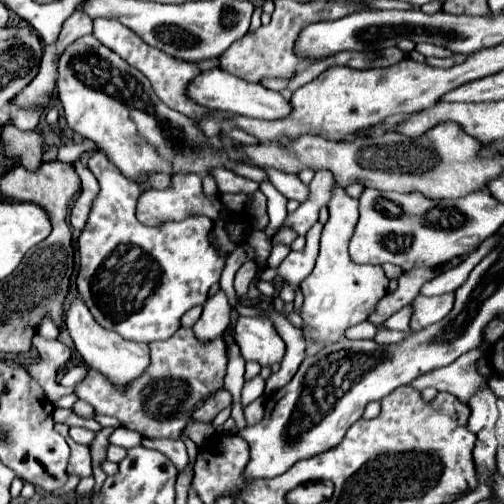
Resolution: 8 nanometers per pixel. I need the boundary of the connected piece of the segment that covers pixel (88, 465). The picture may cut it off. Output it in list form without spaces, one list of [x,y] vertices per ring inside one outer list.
[[[68,438],[68,444],[72,448],[70,464],[68,464],[68,474],[76,474],[80,478],[92,476],[92,456],[90,456],[90,446],[76,444],[72,438]]]

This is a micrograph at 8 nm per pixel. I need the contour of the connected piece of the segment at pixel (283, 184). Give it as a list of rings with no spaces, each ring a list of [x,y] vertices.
[[[264,166],[262,168],[266,174],[268,174],[268,180],[274,184],[274,188],[284,194],[288,200],[294,199],[298,202],[302,200],[308,200],[308,184],[302,184],[298,174],[286,174],[278,168],[270,168],[270,166]]]

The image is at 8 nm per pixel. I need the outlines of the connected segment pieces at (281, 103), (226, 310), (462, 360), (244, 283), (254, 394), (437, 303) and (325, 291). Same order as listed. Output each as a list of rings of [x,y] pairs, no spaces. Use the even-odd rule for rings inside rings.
[[[208,70],[202,72],[192,84],[190,84],[190,98],[194,98],[198,104],[210,108],[210,110],[228,110],[230,114],[248,116],[248,118],[260,118],[260,120],[282,120],[292,114],[292,104],[284,100],[280,92],[268,90],[262,84],[252,84],[246,80],[240,80],[226,70]],[[230,106],[230,108],[220,108]]]
[[[220,290],[216,296],[212,296],[206,304],[204,304],[204,312],[200,316],[200,320],[194,324],[194,336],[200,342],[210,342],[214,338],[218,338],[230,324],[230,304],[226,294]]]
[[[471,350],[444,368],[436,368],[432,372],[418,376],[416,380],[410,382],[410,386],[420,392],[432,386],[438,392],[450,392],[462,402],[468,402],[468,398],[486,382],[486,378],[478,374],[475,366],[482,357],[481,350]]]
[[[254,260],[246,262],[238,272],[236,272],[236,280],[234,280],[234,286],[236,286],[236,294],[242,296],[246,290],[248,290],[248,284],[252,282],[252,278],[256,276],[258,272],[258,264]]]
[[[260,376],[248,380],[248,382],[244,384],[244,388],[242,388],[242,398],[240,398],[242,408],[246,408],[246,406],[248,406],[250,402],[254,402],[256,398],[260,398],[262,392],[264,392],[264,380],[262,380]]]
[[[418,294],[418,298],[412,300],[412,304],[408,304],[412,308],[412,316],[410,316],[410,332],[418,332],[424,330],[426,326],[442,320],[454,306],[454,294],[442,294],[442,296],[422,296]]]
[[[338,182],[332,184],[332,198],[328,202],[328,212],[330,218],[322,230],[316,266],[310,272],[310,276],[300,284],[304,294],[304,304],[300,308],[300,318],[304,320],[302,326],[304,338],[322,344],[342,340],[344,332],[350,326],[364,322],[388,288],[388,278],[382,266],[354,264],[348,258],[348,242],[358,222],[358,200],[348,196],[346,188],[340,186]]]

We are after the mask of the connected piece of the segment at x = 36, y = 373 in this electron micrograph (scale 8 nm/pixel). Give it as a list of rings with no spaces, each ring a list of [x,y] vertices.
[[[38,333],[32,338],[32,346],[39,352],[40,360],[26,364],[26,372],[44,388],[48,401],[54,405],[64,394],[74,393],[56,382],[56,374],[70,360],[72,350],[62,342],[46,340]]]

